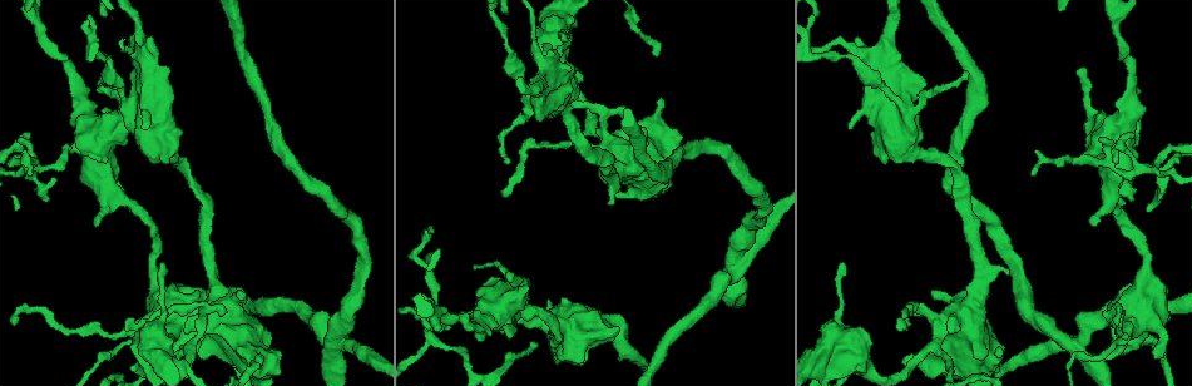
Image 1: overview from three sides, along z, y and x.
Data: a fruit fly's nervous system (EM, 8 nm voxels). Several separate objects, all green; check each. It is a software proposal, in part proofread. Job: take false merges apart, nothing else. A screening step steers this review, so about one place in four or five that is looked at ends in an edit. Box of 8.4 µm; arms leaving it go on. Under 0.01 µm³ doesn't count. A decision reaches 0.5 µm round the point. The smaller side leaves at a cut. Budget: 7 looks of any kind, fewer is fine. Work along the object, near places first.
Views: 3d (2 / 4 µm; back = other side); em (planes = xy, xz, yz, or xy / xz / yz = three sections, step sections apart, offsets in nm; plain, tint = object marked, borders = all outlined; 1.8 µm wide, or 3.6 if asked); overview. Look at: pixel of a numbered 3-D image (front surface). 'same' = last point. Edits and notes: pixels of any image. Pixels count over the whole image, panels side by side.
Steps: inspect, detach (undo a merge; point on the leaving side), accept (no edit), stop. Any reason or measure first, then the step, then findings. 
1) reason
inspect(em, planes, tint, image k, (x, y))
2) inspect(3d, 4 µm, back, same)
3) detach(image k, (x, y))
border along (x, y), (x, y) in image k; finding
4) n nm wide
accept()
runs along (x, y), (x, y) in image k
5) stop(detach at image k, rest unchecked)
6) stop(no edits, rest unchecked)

inspect(3d, 4 µm, image 1, (957, 359))

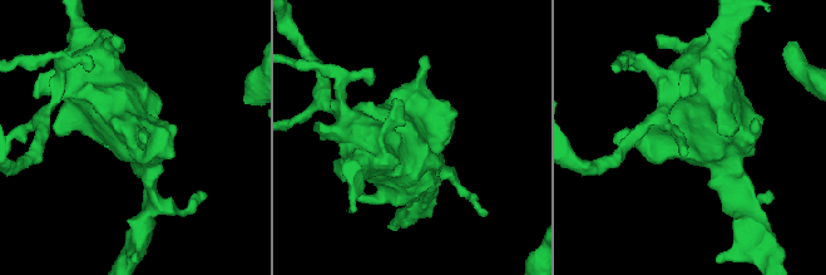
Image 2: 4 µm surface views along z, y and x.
need the tissue
inspect(em, 3.6 µm, xy, step 8, tint, image 2, (151, 140))

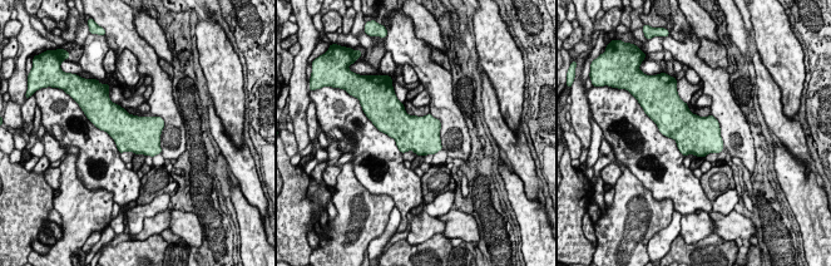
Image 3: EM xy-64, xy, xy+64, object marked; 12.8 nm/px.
another direction
inspect(em, 3.6 µm, planes, tint, same)

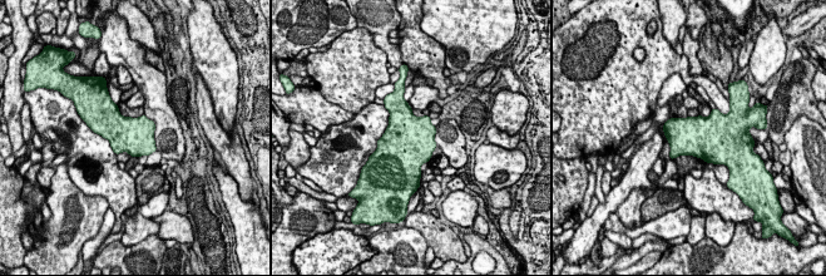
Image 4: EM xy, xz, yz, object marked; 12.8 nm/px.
accept()
continuous, no second cell

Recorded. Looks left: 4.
abrupt turn
inspect(em, yz, step 4, tint, image 1, (194, 307))

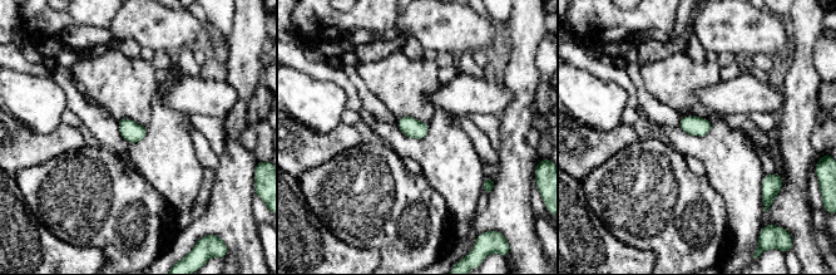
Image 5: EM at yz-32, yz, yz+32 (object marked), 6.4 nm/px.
inspect(em, planes, tint, same)

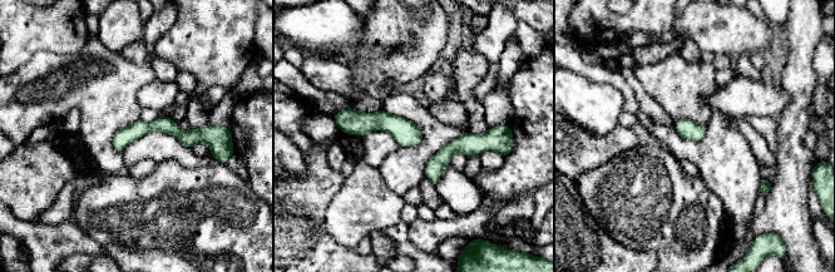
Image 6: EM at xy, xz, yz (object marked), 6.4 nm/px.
accept()
runs along (208, 130), (179, 136), (152, 125), (114, 141) in image 6; all the same cell

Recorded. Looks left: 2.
four-way junction
inspect(3d, 2 µm, image 1, (335, 344))

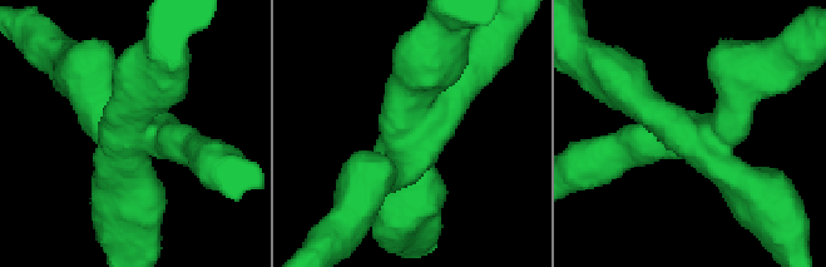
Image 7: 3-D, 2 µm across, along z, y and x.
4 arms
inspect(em, 3.6 µm, planes, tint, image 7, (411, 148))

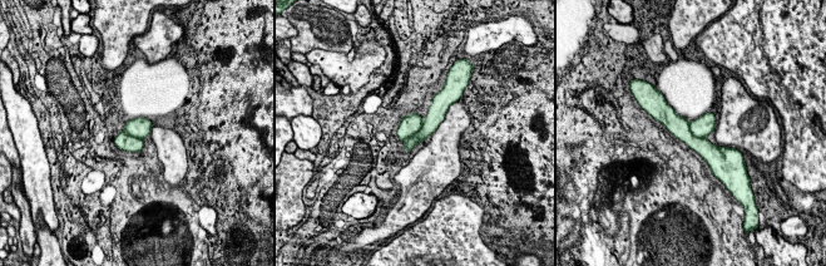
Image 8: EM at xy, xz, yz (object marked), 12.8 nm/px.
detach(image 8, (430, 124))
border along (423, 122), (421, 127), (405, 143) in image 8; two cells meet here

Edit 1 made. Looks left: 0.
stop(detach at image 8, rest unchecked)

